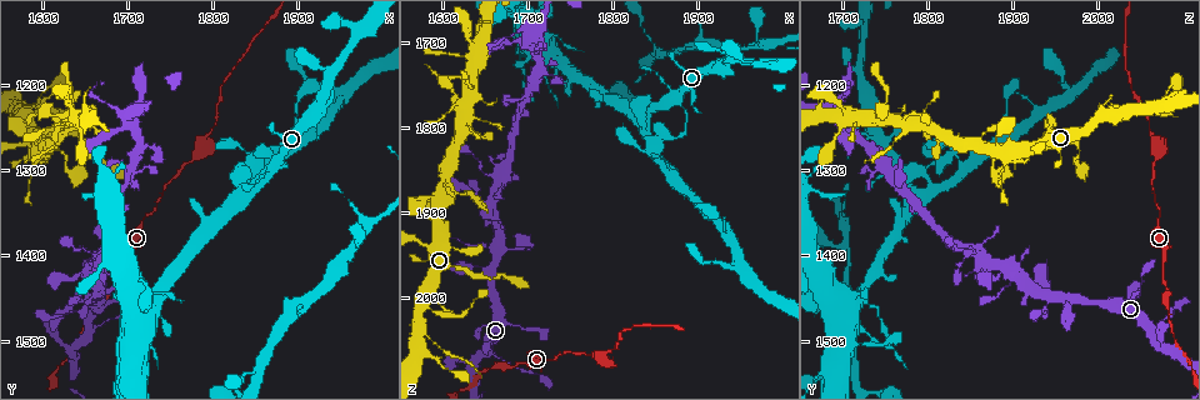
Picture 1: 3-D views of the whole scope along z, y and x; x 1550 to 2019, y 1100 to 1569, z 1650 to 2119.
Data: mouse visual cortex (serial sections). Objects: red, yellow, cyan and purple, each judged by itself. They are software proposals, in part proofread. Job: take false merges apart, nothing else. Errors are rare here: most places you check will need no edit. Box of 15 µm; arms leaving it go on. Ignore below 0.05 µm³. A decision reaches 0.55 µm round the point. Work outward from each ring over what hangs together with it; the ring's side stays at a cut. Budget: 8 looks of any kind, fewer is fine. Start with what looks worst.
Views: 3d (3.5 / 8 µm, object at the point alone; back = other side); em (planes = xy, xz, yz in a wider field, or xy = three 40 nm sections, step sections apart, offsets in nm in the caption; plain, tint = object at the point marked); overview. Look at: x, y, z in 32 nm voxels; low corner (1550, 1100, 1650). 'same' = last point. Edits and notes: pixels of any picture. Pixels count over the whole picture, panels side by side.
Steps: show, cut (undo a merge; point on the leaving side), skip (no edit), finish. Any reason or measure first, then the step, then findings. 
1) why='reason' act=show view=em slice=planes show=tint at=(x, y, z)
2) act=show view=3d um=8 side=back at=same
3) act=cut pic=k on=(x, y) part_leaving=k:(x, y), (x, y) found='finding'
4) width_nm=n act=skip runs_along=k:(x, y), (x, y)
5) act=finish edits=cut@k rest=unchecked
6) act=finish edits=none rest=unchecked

why='a fork' act=show view=3d um=3.5 at=(1785, 1275, 2070)

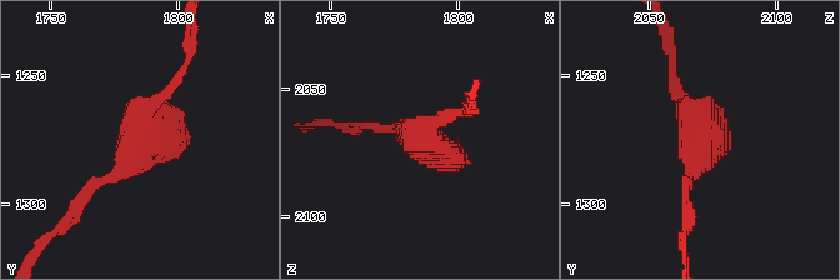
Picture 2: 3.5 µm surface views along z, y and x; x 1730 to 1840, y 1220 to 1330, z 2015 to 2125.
act=skip runs_along=2:(89, 189), (131, 158), (143, 111), (181, 70) found='all the same cell'

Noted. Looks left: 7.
why='a narrow waist' act=show view=3d um=3.5 at=(1840, 1285, 1830)

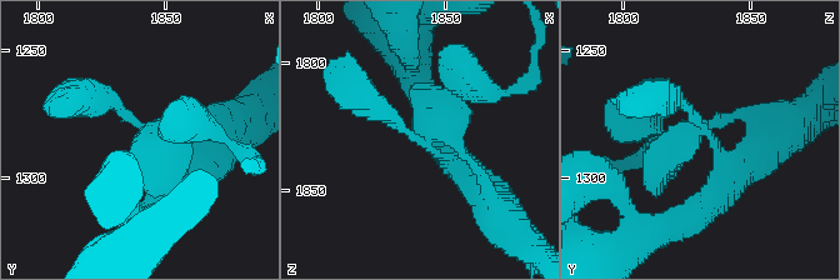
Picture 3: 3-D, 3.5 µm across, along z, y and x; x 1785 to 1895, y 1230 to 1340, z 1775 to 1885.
arms=4 arm_widths_nm=200,300,350,400 why='shape alone is not enough' act=show view=em slice=xy step=5 show=tint at=(1843, 1282, 1832)

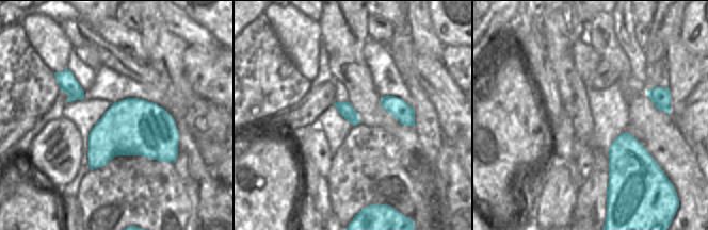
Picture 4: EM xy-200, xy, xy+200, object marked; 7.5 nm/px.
act=skip runs_along=3:(718, 194), (708, 133), (660, 148), (640, 129) found='one cell here'

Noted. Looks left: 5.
why='two arms in line, one across' act=show view=3d um=8 at=(1655, 1485, 2060)

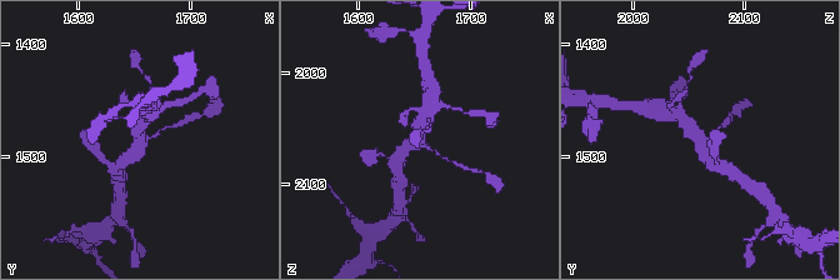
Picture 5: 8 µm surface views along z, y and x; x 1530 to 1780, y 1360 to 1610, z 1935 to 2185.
act=show view=3d um=3.5 side=back at=(1656, 1484, 2062)

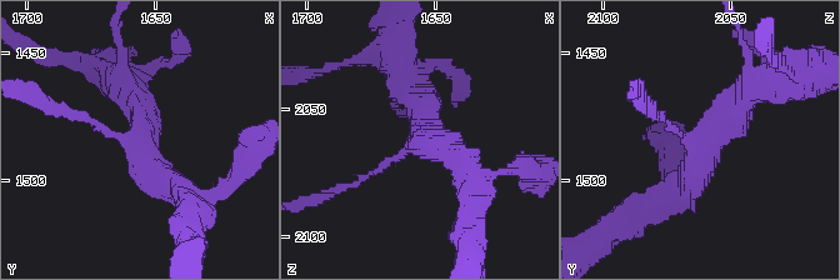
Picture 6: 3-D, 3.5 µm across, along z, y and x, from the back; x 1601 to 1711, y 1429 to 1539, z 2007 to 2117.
why='now the EM' act=show view=em slice=xy step=1 show=tint at=(1657, 1486, 2060)

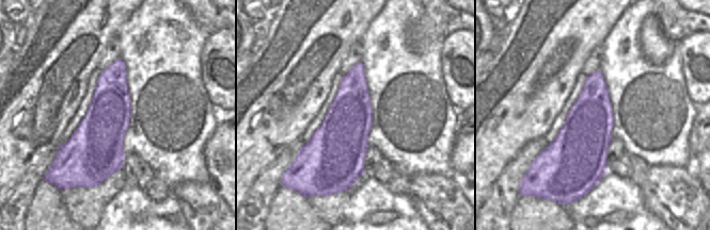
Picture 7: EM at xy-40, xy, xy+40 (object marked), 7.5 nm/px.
act=skip runs_along=6:(760, 84), (668, 195) found='one cell here'

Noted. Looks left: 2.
act=finish edits=none rest=unchecked

